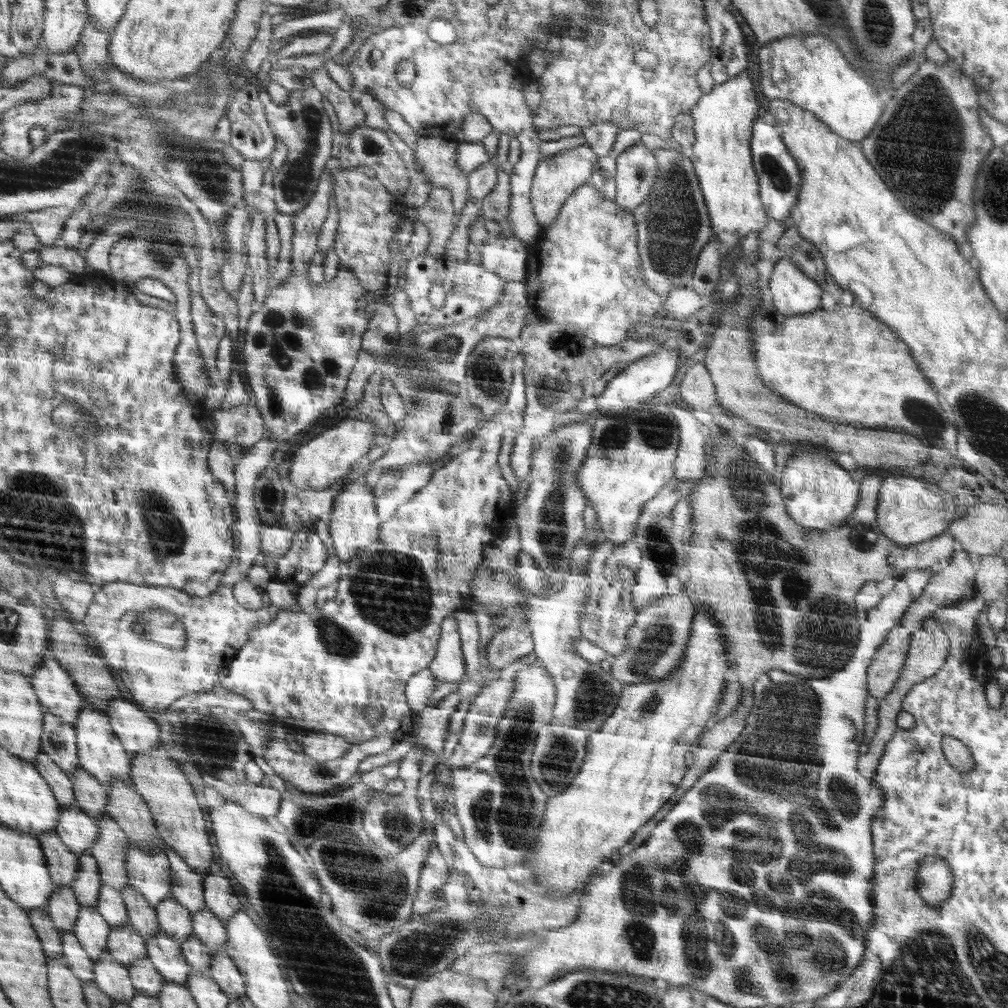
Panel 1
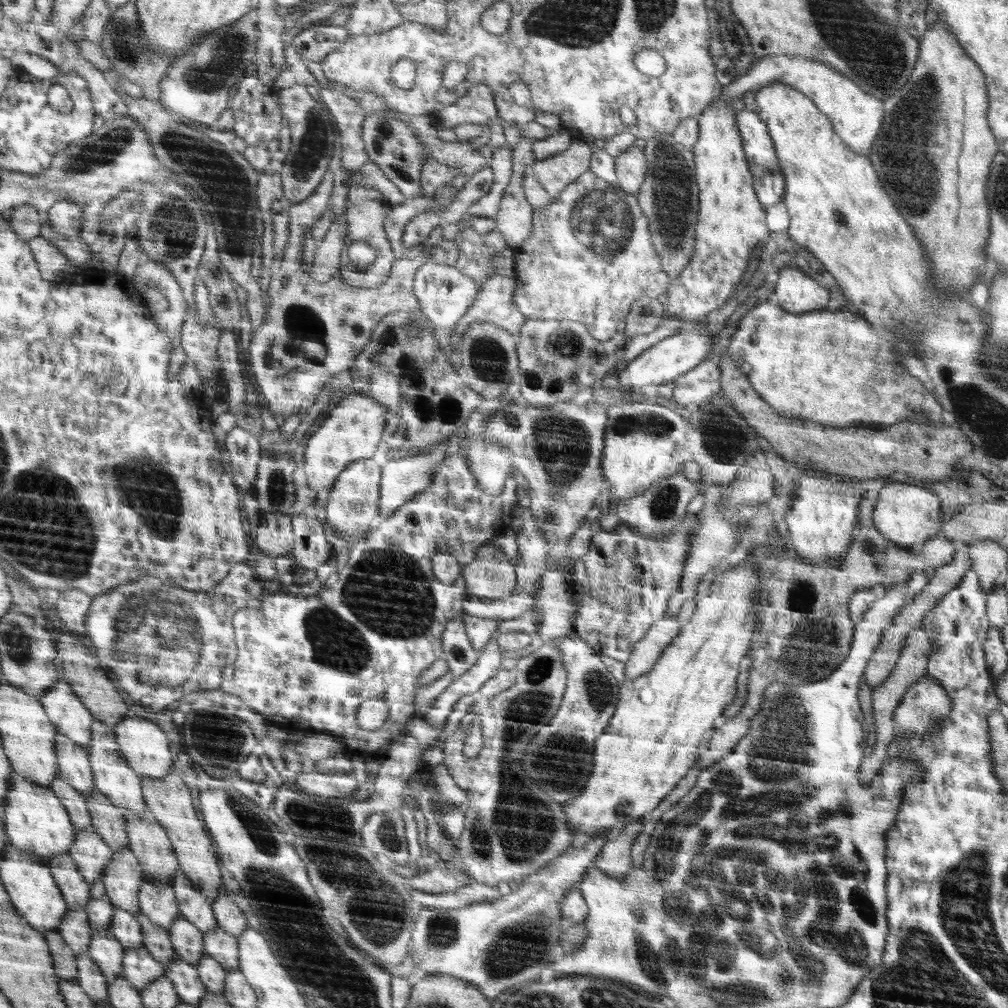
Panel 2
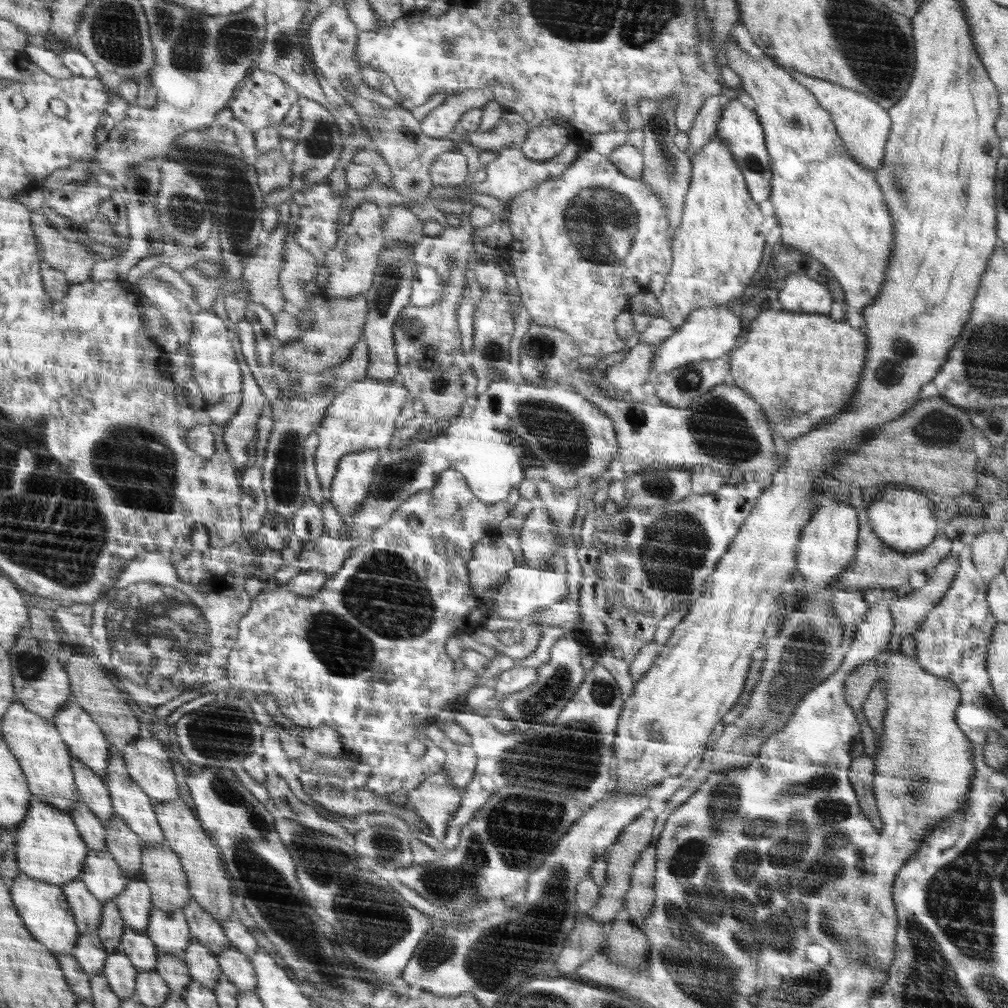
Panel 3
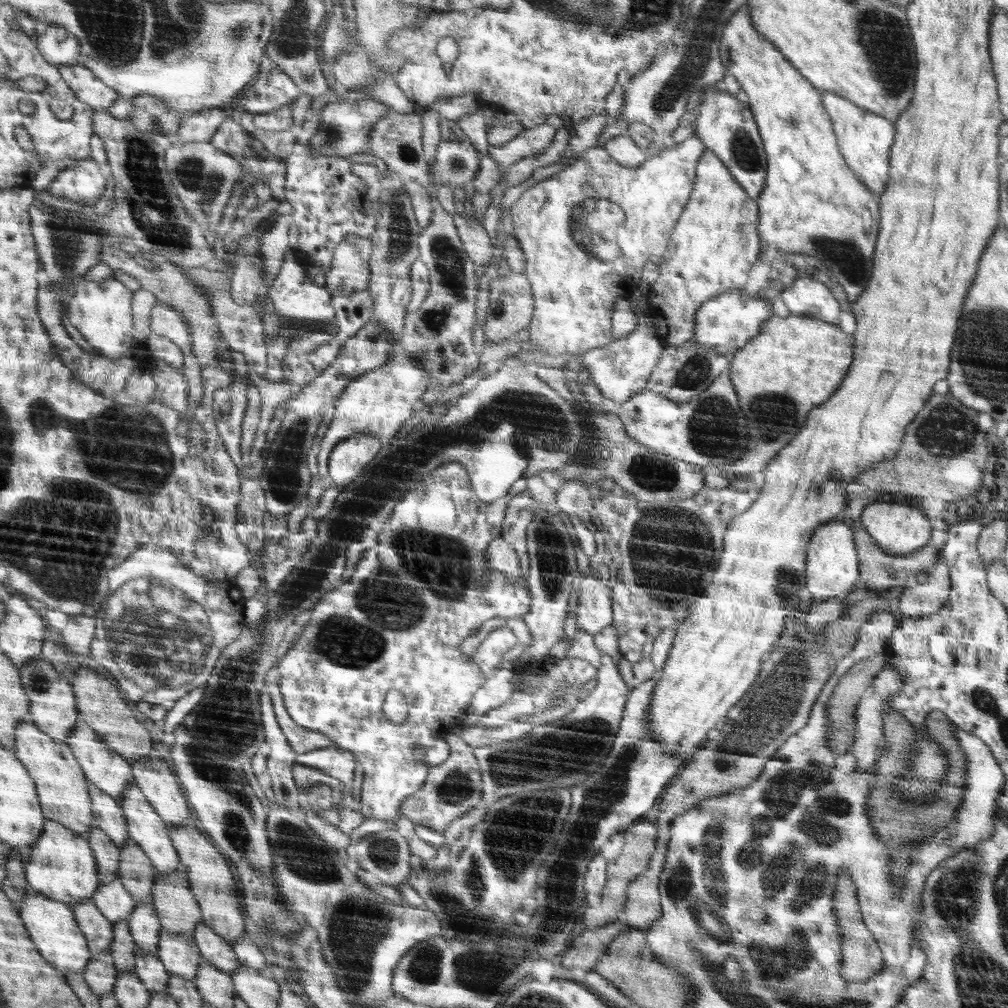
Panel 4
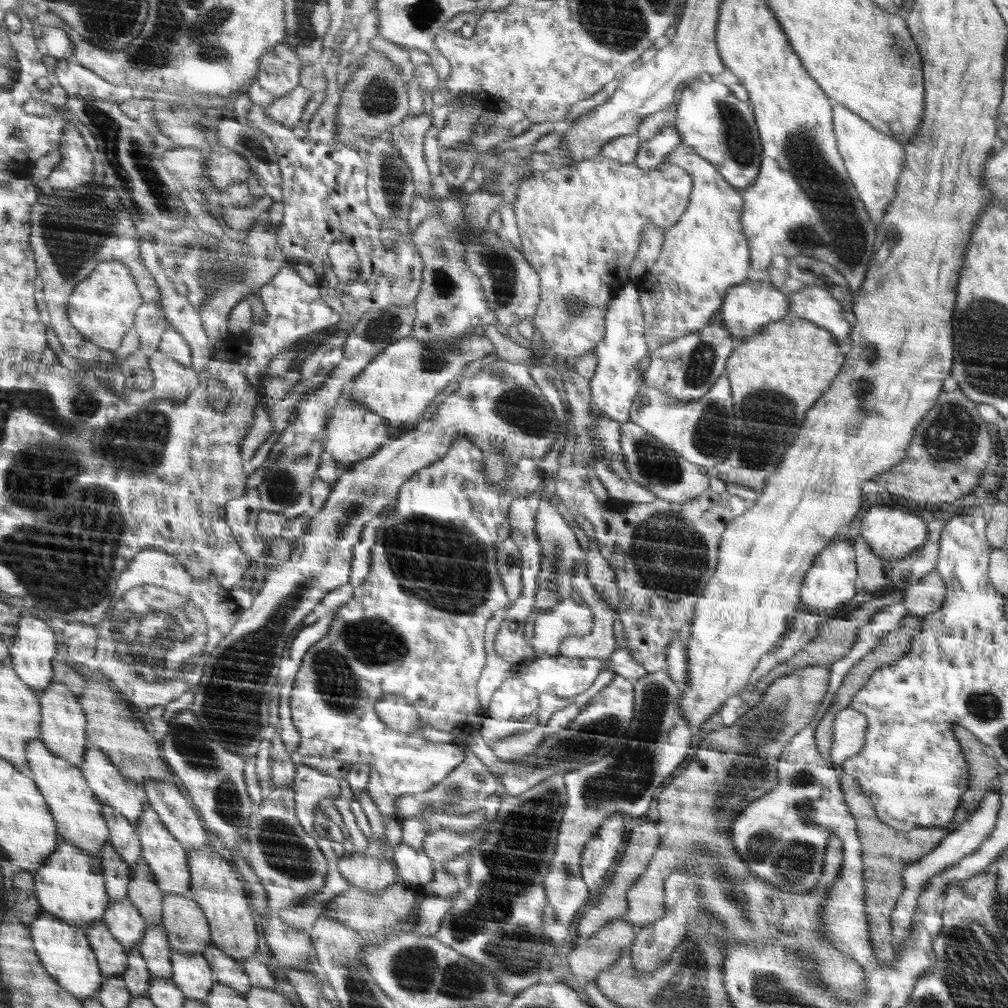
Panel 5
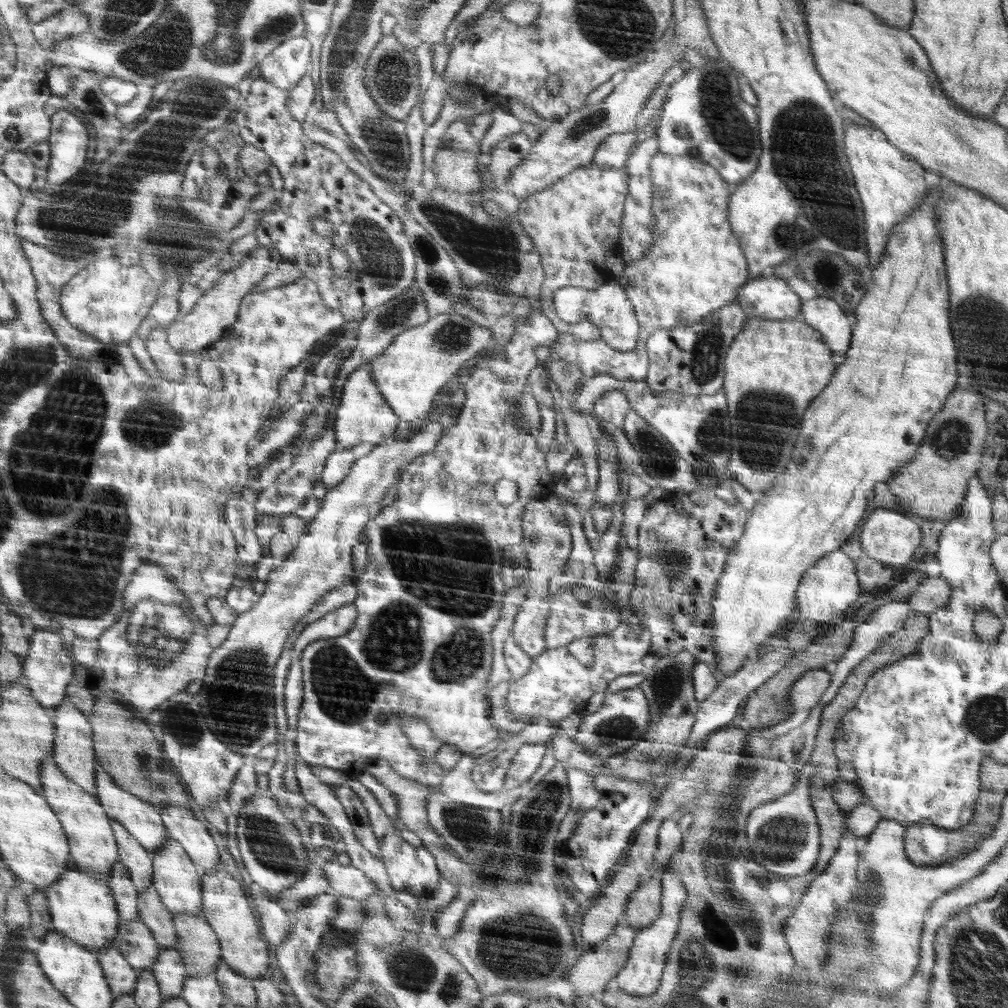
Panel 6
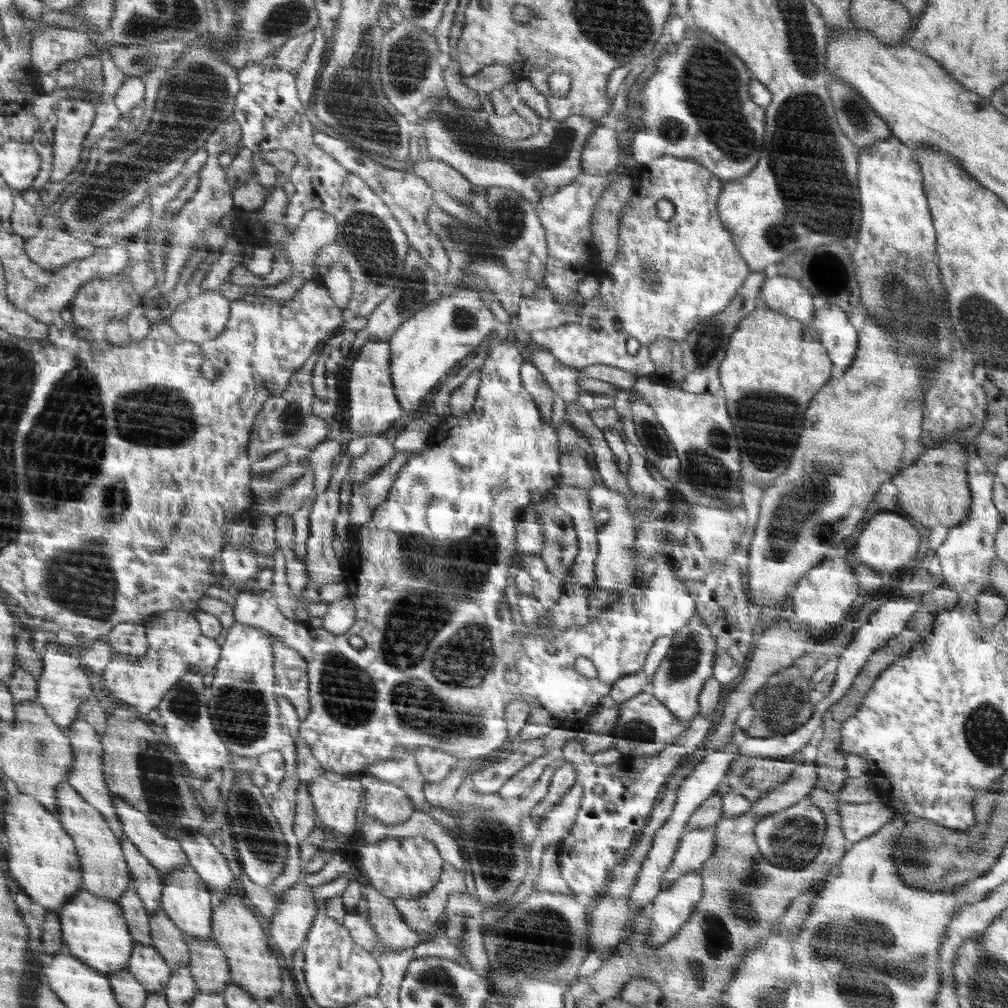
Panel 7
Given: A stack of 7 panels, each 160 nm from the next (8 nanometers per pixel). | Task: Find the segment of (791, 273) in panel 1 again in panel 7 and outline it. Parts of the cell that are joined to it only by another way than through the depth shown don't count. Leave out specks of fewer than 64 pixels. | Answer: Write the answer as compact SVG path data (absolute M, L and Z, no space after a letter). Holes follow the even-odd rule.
M826 305L815 310L815 318L810 322L835 365L846 371L859 350L859 336L856 336L854 326L848 322L848 315L839 306Z

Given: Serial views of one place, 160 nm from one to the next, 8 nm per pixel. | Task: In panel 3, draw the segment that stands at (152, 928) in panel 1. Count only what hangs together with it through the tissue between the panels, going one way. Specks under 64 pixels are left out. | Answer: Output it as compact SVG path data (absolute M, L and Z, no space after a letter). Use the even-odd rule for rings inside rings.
M157 952L156 968L157 973L164 979L169 990L177 992L183 998L191 976L187 964L182 957L166 952Z

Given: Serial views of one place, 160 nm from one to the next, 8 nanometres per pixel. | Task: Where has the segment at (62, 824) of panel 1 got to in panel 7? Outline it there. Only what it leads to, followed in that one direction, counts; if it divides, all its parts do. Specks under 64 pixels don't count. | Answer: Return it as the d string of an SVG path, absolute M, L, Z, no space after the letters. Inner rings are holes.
M134 940L134 948L132 948L128 964L127 971L144 985L148 993L163 992L172 969L151 945L142 946Z

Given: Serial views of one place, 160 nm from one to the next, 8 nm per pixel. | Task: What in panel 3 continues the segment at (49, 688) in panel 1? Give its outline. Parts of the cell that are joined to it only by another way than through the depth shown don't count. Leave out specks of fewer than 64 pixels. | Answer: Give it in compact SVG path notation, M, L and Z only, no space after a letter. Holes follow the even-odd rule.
M73 700L56 714L53 723L67 743L71 756L86 763L102 780L107 775L110 760L110 742L100 724Z

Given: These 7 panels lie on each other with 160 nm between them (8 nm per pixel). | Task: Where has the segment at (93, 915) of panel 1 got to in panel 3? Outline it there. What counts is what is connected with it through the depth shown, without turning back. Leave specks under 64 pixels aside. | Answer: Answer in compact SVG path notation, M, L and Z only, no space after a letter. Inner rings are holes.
M119 950L109 954L101 973L106 977L112 992L121 1000L134 996L137 970L123 952Z

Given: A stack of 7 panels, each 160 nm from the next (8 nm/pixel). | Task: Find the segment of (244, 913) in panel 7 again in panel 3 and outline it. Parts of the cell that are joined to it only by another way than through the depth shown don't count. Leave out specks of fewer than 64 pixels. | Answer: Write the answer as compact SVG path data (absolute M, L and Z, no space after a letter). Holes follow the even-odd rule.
M172 799L166 802L154 802L155 813L159 825L163 829L163 837L170 847L182 860L189 883L189 892L192 899L198 903L202 910L206 910L214 920L222 922L232 916L232 892L230 880L226 878L224 864L220 860L218 847L204 834L206 829L200 828L194 812L182 802L182 799Z

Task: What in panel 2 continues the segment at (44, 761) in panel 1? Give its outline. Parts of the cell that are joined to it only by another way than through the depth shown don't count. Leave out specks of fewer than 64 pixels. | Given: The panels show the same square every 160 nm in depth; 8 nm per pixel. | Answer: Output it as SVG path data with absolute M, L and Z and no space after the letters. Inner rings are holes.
M56 777L49 786L67 807L75 828L80 831L82 829L92 829L89 810L81 792L70 786L62 777Z

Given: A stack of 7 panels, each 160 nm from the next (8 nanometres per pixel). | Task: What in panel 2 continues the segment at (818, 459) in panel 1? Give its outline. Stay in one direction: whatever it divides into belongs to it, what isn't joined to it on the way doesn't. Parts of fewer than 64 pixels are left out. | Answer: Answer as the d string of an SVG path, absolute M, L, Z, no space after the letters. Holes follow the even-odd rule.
M808 471L802 478L796 480L793 494L784 518L788 525L790 544L794 552L811 563L834 562L840 554L848 552L852 544L852 530L854 530L856 514L858 514L856 498L850 498L852 496L850 486L846 482L830 482L828 478L818 478L818 473Z

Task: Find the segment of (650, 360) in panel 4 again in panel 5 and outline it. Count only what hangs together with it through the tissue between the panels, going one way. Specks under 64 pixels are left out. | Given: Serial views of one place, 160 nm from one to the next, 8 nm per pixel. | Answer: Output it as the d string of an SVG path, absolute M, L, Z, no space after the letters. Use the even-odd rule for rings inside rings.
M628 284L611 295L605 314L605 338L593 348L597 356L594 375L589 379L591 400L598 406L605 419L619 424L630 420L629 411L640 387L644 383L643 372L637 369L637 364L648 358L649 350L645 339L643 308L640 302L637 286Z

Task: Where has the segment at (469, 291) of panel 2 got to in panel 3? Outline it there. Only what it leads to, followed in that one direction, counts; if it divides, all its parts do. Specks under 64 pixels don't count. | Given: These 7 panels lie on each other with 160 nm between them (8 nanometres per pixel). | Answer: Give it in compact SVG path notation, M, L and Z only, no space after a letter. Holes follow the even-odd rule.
M419 265L414 274L411 288L410 308L426 307L436 304L445 294L445 286L435 268Z

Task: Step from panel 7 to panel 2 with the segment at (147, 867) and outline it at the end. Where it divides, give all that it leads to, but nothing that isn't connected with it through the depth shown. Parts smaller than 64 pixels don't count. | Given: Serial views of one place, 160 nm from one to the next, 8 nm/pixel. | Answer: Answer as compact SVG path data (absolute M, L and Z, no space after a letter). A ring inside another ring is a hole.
M56 730L54 735L54 750L59 766L59 776L62 777L70 786L79 790L82 796L89 795L95 788L93 774L89 763L89 754L87 750L77 742L74 742L64 733Z

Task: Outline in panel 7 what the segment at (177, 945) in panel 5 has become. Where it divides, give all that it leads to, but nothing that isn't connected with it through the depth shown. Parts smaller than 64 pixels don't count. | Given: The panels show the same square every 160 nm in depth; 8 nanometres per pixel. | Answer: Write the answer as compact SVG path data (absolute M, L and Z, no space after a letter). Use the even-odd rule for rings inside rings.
M186 936L190 950L188 969L200 993L220 993L232 982L227 956L216 944L215 939L200 940Z

